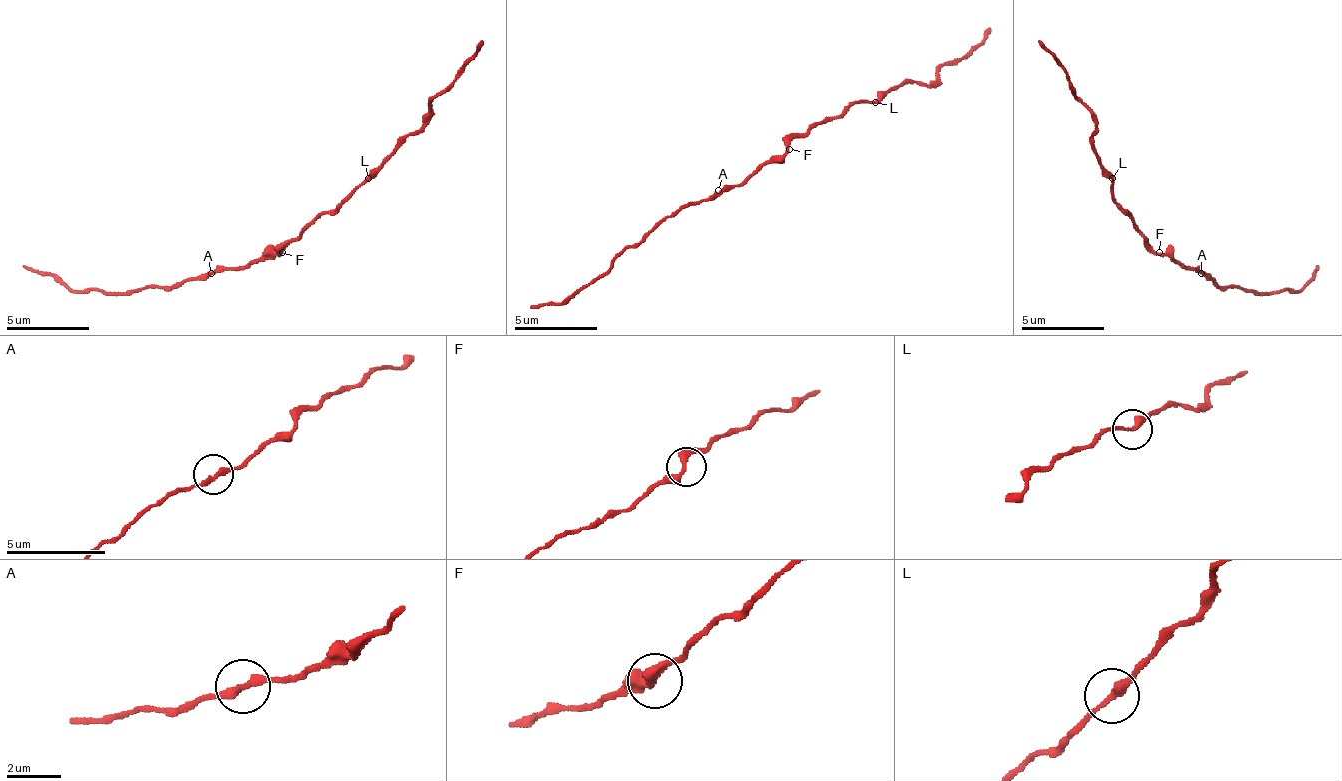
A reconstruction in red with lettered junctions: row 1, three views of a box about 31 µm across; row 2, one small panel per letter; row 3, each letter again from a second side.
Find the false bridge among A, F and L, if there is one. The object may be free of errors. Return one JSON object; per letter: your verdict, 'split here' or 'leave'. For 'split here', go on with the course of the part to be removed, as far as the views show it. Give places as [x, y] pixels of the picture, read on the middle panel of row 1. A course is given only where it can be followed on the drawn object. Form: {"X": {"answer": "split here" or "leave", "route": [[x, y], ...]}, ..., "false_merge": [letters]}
{"A": {"answer": "leave"}, "F": {"answer": "leave"}, "L": {"answer": "split here", "route": [[876, 103], [906, 82], [926, 86], [968, 53], [989, 28]]}, "false_merge": ["L"]}

